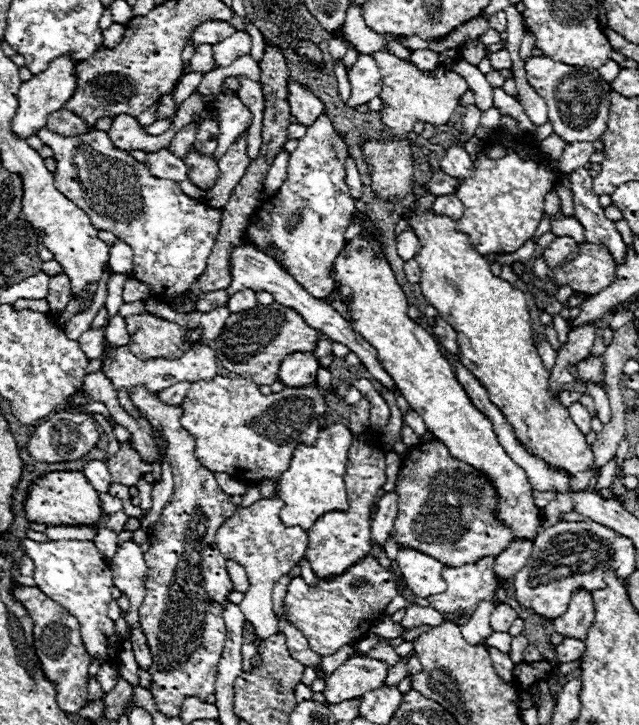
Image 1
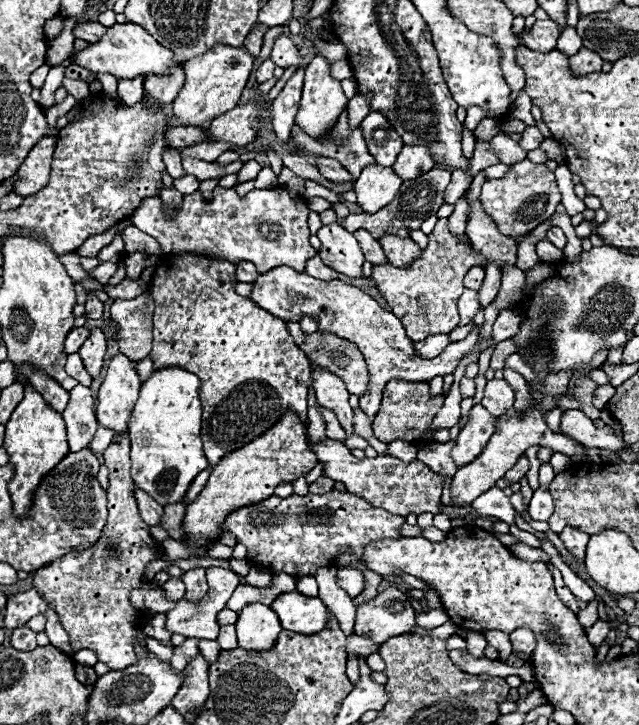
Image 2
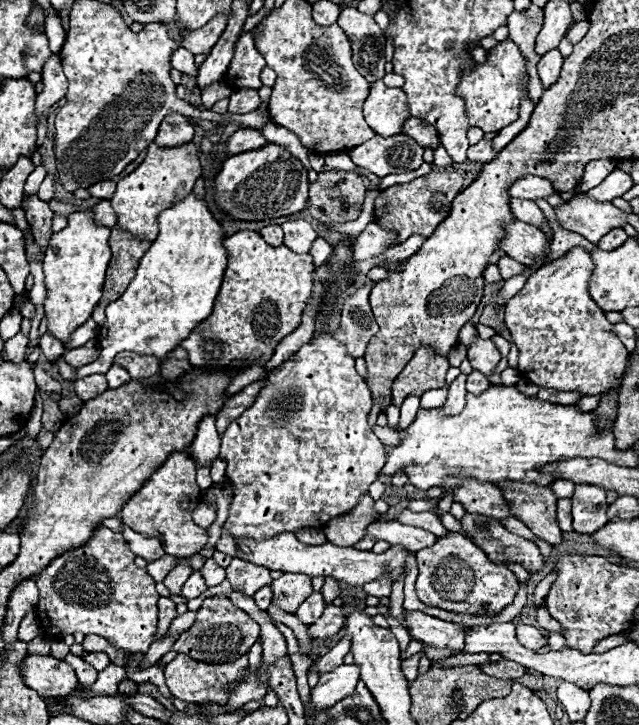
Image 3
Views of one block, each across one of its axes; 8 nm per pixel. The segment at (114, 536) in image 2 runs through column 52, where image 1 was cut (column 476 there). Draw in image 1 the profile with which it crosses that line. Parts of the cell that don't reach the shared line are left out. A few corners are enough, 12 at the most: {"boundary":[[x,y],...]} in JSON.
{"boundary":[[494,558],[446,566],[448,588],[430,596],[442,614],[462,610],[464,626],[480,602],[504,602],[508,588]]}

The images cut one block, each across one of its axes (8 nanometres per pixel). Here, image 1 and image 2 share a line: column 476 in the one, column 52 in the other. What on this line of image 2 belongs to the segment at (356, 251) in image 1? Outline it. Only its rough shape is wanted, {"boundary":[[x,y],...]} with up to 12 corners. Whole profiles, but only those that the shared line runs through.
{"boundary":[[32,386],[6,424],[14,516],[70,452],[62,416]]}

